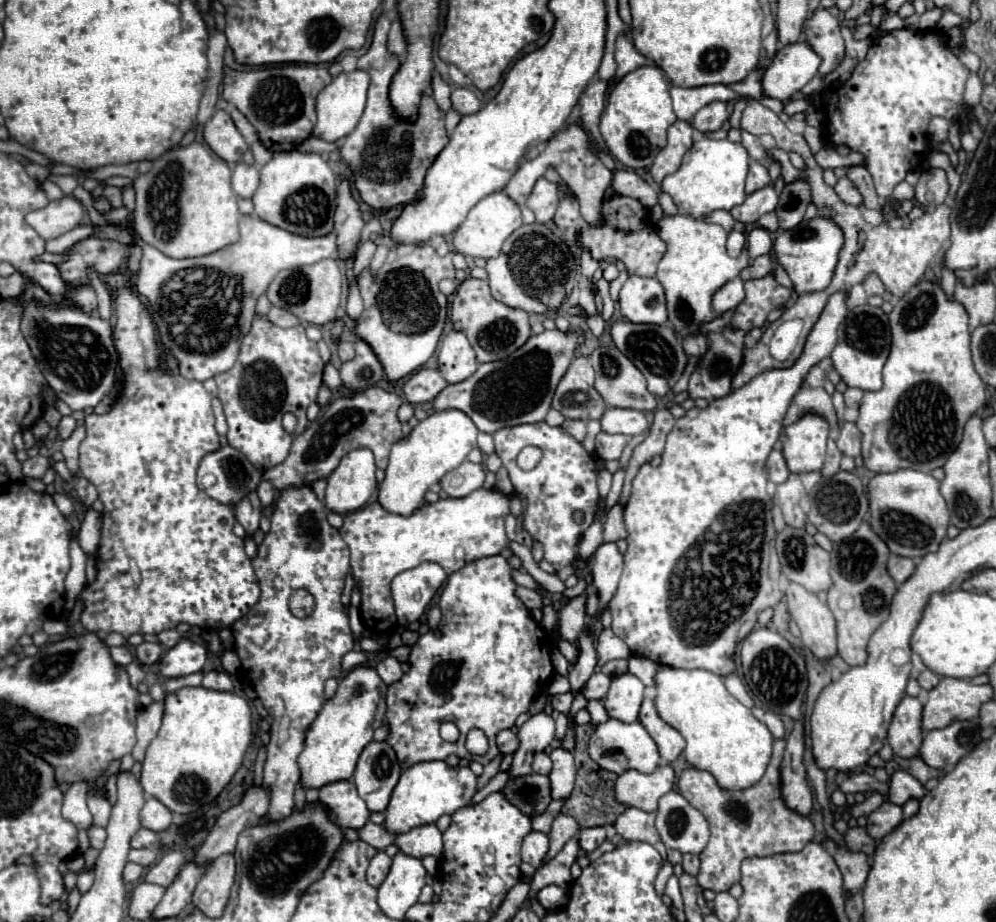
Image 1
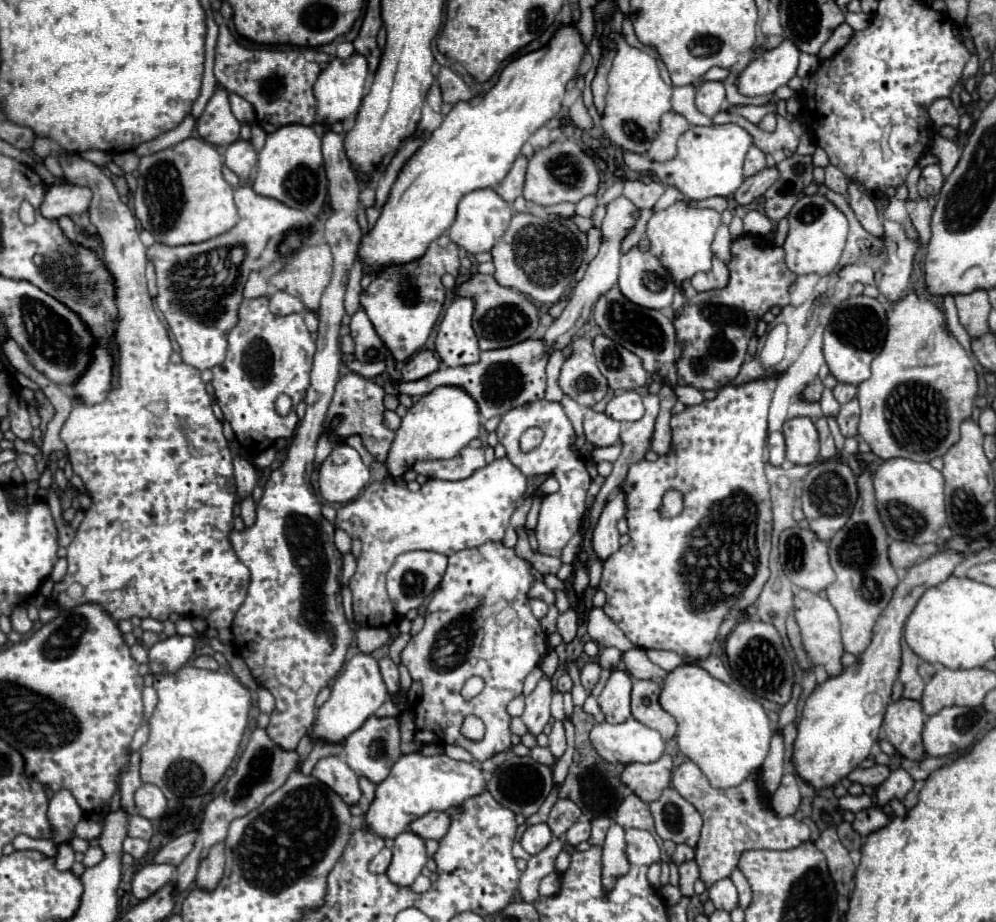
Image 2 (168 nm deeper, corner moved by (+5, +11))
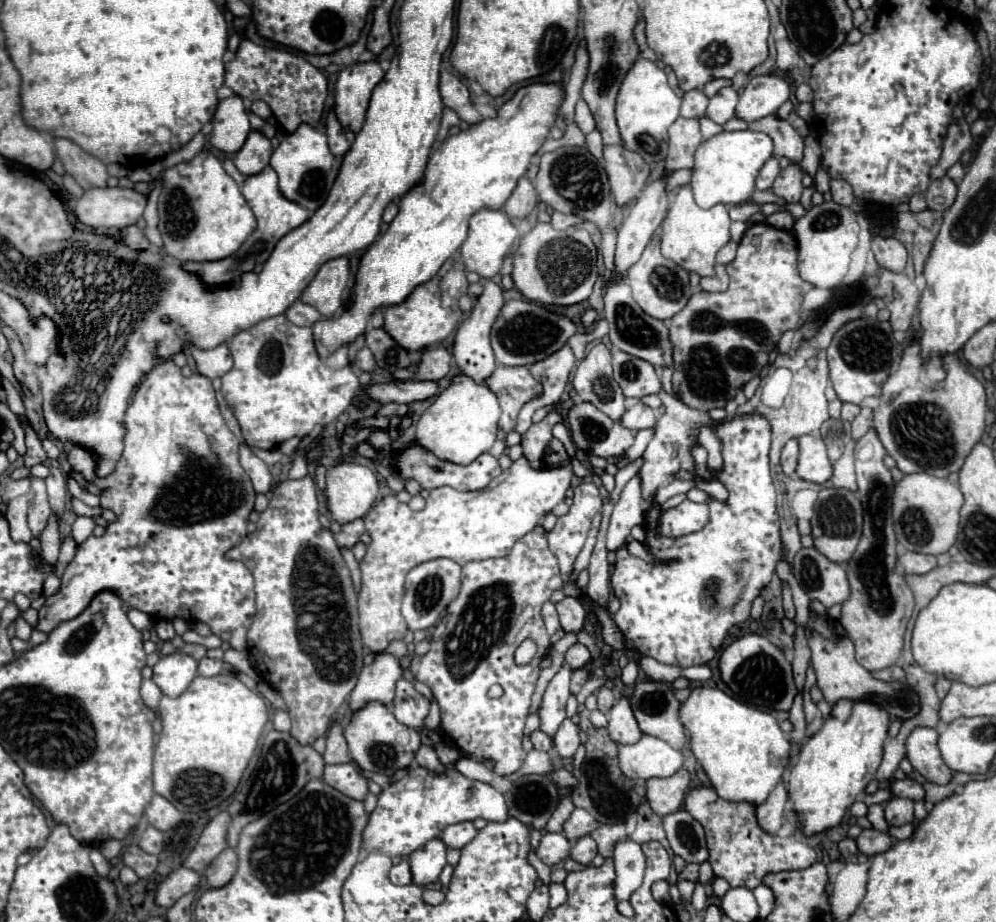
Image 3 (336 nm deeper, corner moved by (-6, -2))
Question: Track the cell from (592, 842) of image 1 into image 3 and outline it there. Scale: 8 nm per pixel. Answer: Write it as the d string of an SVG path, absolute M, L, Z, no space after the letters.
M591 836L579 838L571 848L571 858L579 864L585 864L585 866L591 864L595 854L597 854L597 846L595 846L595 840Z

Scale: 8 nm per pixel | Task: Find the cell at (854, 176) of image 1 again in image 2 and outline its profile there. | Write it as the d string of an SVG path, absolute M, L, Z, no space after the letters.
M850 181L848 195L850 195L850 207L854 209L862 227L872 235L882 235L882 221L876 213L876 205L872 203L870 195L862 189L862 185L856 181Z

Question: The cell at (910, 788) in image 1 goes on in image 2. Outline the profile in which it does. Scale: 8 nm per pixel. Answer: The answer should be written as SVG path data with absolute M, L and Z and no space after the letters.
M902 767L900 769L894 769L890 773L890 777L878 787L876 795L878 795L878 805L886 805L890 799L904 799L904 795L912 789L914 785L914 779L908 775L908 771L904 771Z

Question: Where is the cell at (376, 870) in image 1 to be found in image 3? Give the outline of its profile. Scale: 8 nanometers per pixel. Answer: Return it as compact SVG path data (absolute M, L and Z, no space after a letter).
M401 860L397 866L391 868L391 882L393 884L411 884L413 876L411 876L411 868L409 868L409 860Z

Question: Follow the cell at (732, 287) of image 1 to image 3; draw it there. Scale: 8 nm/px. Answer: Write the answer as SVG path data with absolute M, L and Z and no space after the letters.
M719 264L715 266L715 276L701 278L701 288L707 292L723 292L723 290L727 290L727 284L729 284L729 276L727 276L725 268Z

